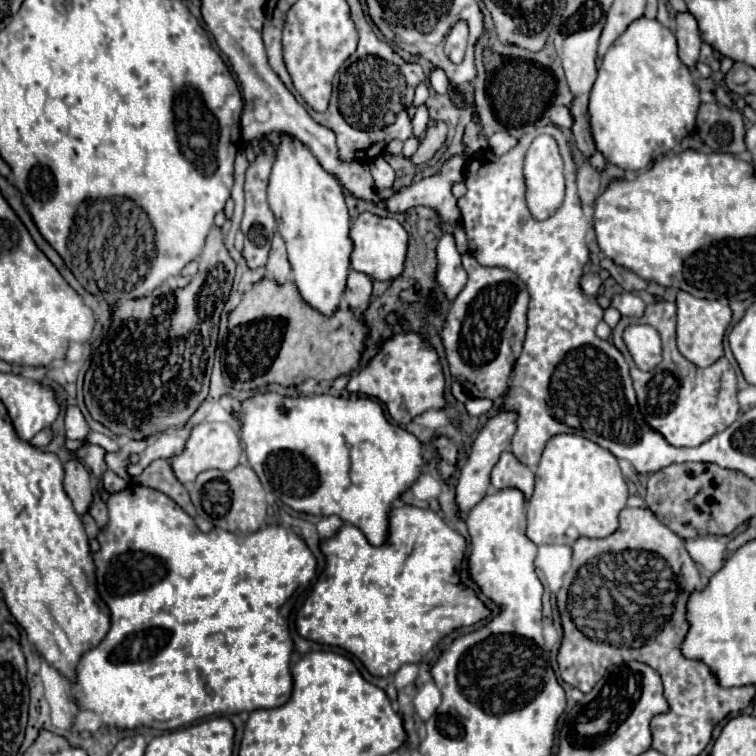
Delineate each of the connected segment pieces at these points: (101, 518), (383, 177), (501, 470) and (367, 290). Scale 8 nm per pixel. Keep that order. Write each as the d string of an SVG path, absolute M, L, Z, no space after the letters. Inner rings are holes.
M95 492L95 496L93 496L93 504L91 504L91 508L89 508L89 514L95 518L95 522L99 524L99 526L105 526L105 522L107 522L107 506L105 506L105 502L103 502L103 498Z
M377 156L377 160L371 160L369 168L371 168L371 174L373 174L373 180L375 180L377 188L383 190L383 188L393 186L395 172L393 172L393 168L387 164L387 160L383 156Z
M503 452L491 472L491 484L495 490L517 488L523 492L525 500L529 500L533 494L533 472L523 466L511 452Z
M349 272L347 278L347 288L345 288L345 300L349 302L349 306L353 310L363 312L369 306L369 298L371 298L371 290L373 290L373 282L367 274L363 272Z

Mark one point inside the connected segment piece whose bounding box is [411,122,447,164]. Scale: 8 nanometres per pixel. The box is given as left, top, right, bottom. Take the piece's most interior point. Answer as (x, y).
(435, 137)

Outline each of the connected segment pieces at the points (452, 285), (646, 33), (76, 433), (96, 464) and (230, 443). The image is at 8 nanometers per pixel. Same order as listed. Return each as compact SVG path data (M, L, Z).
M443 234L437 244L437 284L445 292L445 298L453 302L457 292L465 286L465 270L461 266L461 254L455 248L455 240L451 234Z
M639 18L613 42L603 56L599 76L591 88L589 98L589 124L597 150L607 162L629 170L647 168L653 156L669 152L677 142L695 130L695 116L699 108L699 92L685 64L677 56L677 40L669 28L657 20Z
M77 406L67 408L65 434L67 434L69 440L83 440L89 434L89 424L85 422L85 418L83 418L83 414Z
M83 444L83 446L75 452L75 456L77 456L93 474L97 474L97 476L103 476L103 472L107 470L107 464L105 464L105 460L103 460L105 450L103 450L101 446Z
M199 424L193 428L193 432L185 444L185 450L171 458L171 468L177 476L177 480L181 484L187 484L187 482L193 482L197 478L197 474L201 474L203 470L235 468L239 464L241 452L243 452L243 448L241 448L237 430L231 424Z

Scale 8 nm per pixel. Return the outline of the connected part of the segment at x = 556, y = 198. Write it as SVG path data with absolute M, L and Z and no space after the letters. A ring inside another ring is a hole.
M553 138L535 140L527 158L527 204L537 220L545 220L561 206L565 196L563 160ZM549 152L555 152L555 164L551 164Z

